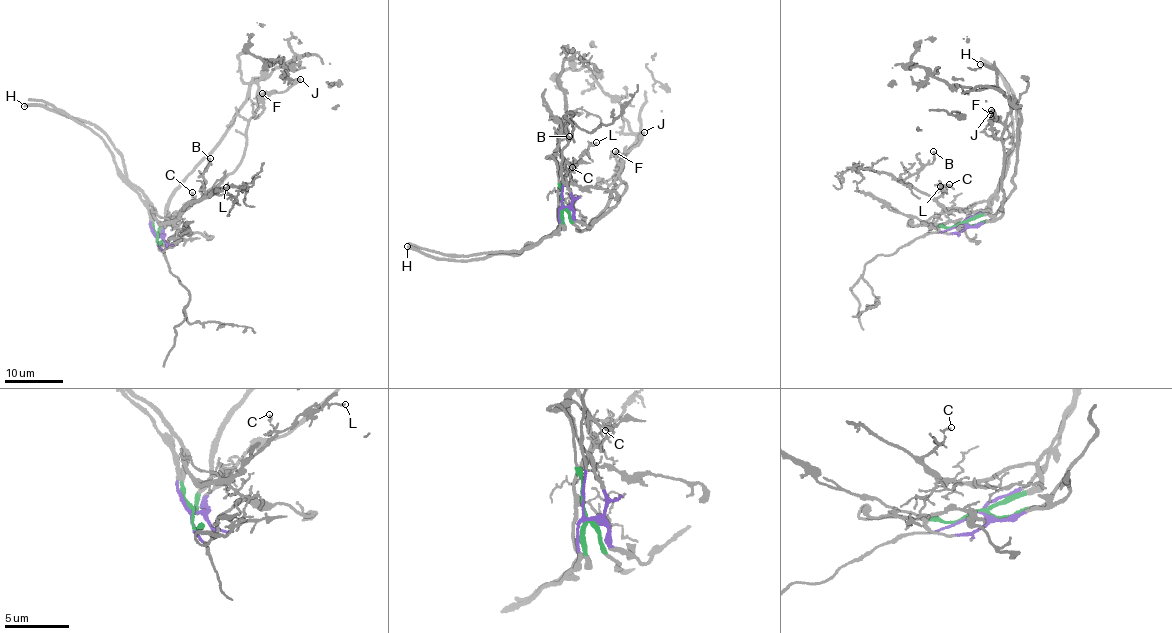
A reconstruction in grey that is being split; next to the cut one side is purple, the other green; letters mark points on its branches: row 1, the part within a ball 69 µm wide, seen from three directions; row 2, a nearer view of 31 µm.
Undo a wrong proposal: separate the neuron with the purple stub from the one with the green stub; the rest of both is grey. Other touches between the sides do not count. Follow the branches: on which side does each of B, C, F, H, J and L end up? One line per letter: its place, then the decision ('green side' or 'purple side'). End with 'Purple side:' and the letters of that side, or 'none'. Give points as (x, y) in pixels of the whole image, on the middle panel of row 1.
B: at (569, 136); green side
C: at (572, 167); green side
F: at (615, 151); purple side
H: at (407, 246); green side
J: at (644, 132); purple side
L: at (596, 142); green side
Purple side: F, J

